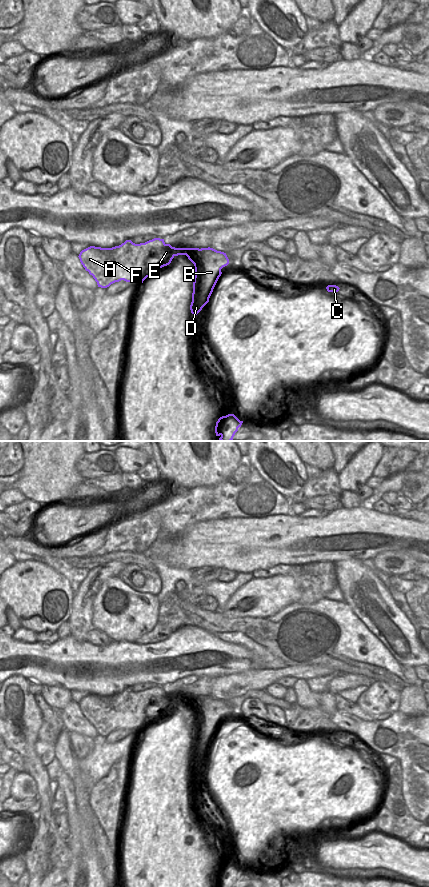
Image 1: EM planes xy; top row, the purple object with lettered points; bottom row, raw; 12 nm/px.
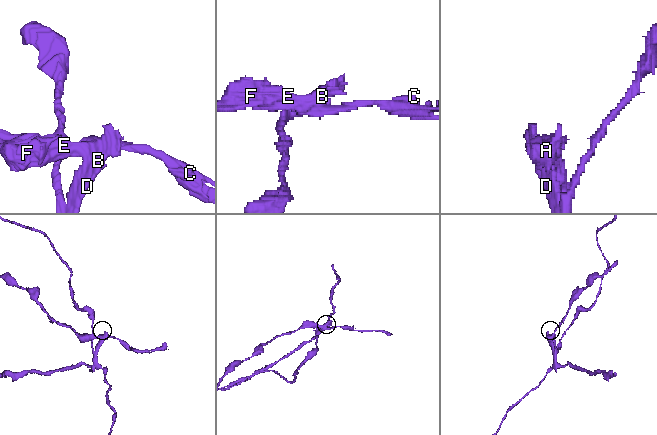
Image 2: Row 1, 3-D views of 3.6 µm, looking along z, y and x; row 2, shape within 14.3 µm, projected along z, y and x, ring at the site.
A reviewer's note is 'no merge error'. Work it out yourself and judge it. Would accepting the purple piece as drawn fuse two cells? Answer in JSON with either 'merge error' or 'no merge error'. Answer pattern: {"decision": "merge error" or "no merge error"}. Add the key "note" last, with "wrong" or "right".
{"decision": "merge error", "note": "wrong"}

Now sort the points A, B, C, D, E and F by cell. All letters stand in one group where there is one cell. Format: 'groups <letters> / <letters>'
groups A C E F / B D

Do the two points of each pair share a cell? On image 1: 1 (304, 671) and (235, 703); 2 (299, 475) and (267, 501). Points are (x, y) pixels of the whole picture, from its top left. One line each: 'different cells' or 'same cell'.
1: different cells
2: different cells

